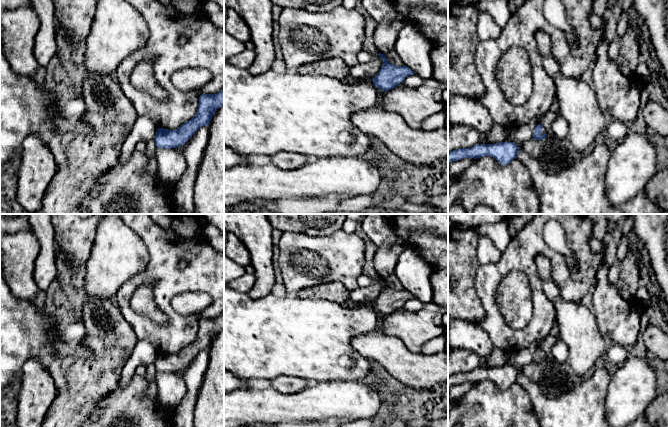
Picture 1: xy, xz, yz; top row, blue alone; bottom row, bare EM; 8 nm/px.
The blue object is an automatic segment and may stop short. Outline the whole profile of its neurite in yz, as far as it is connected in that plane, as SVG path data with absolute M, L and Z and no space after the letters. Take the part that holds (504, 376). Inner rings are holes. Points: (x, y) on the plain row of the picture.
M500 366L496 368L477 368L471 372L460 372L448 376L448 387L463 382L481 382L490 380L495 382L501 389L509 388L517 381L519 371L514 366Z

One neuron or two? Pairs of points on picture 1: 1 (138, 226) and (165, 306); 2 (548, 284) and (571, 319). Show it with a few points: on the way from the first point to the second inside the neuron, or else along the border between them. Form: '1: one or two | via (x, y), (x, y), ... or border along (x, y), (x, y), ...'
1: one | via (158, 246), (162, 250), (162, 286)
2: one | via (553, 293), (565, 310)

